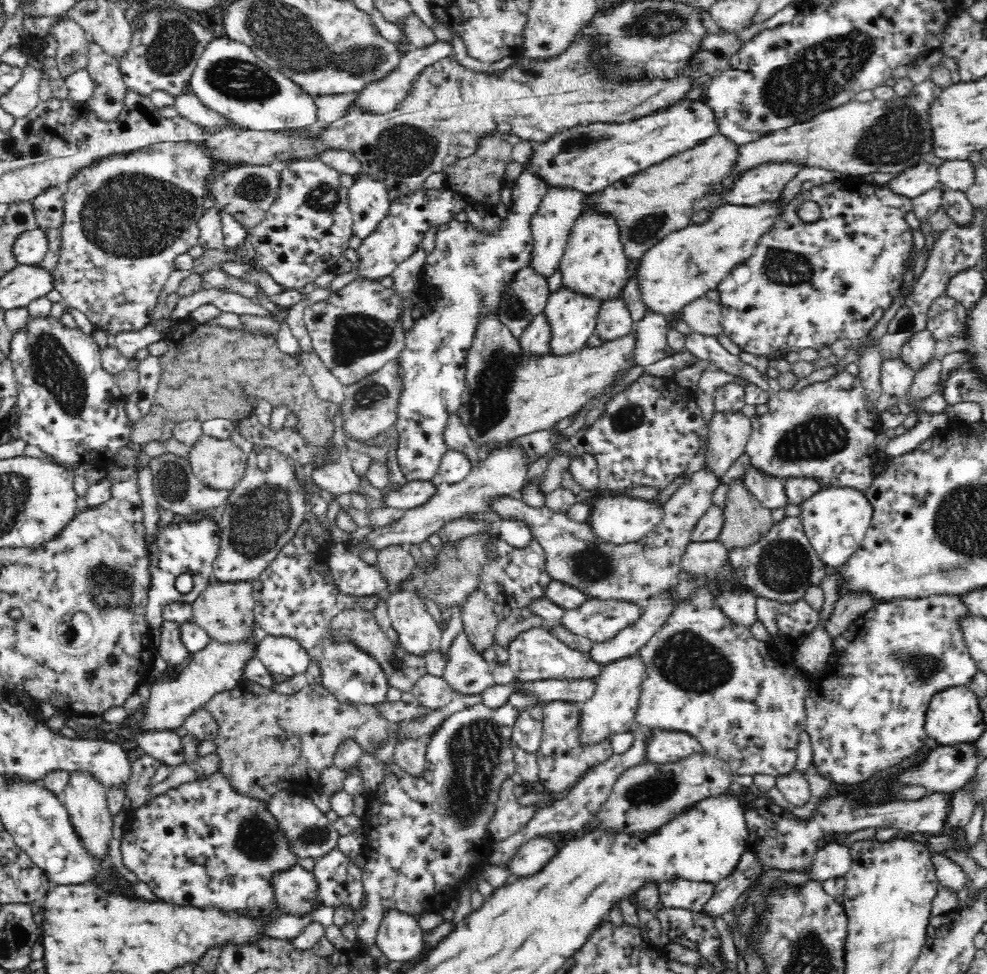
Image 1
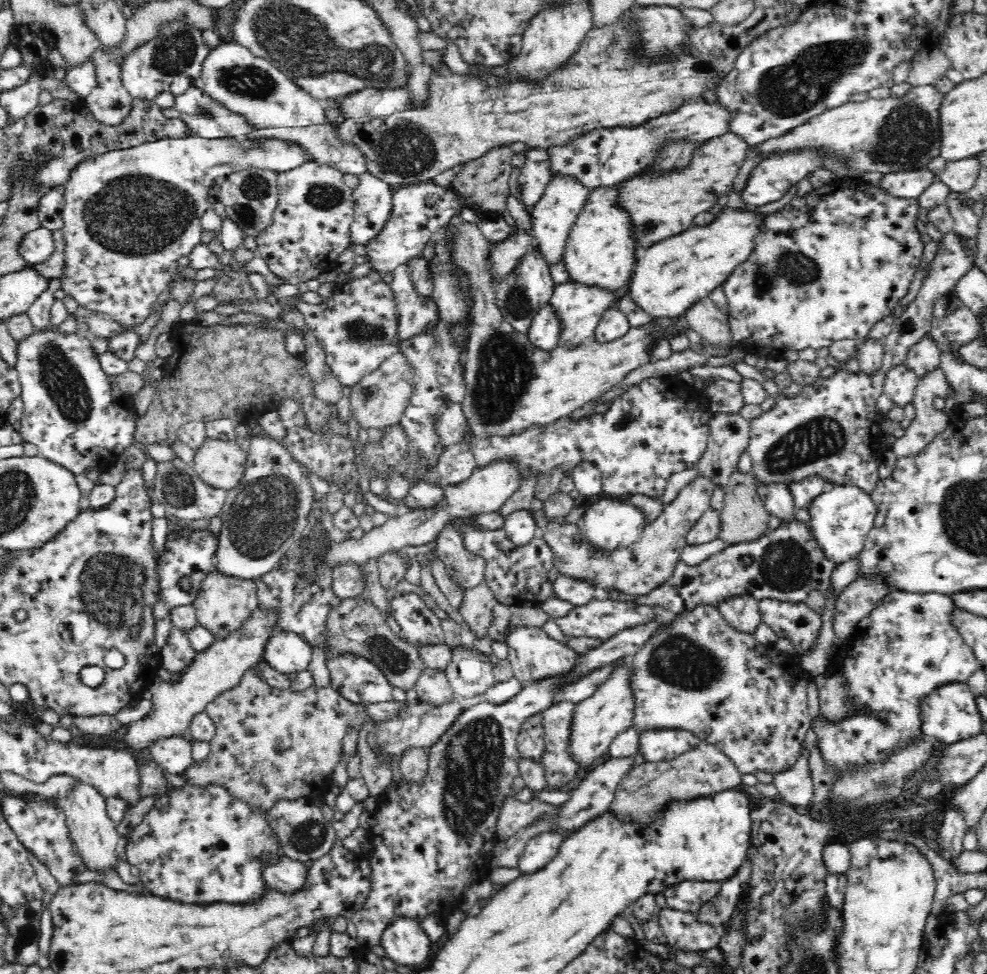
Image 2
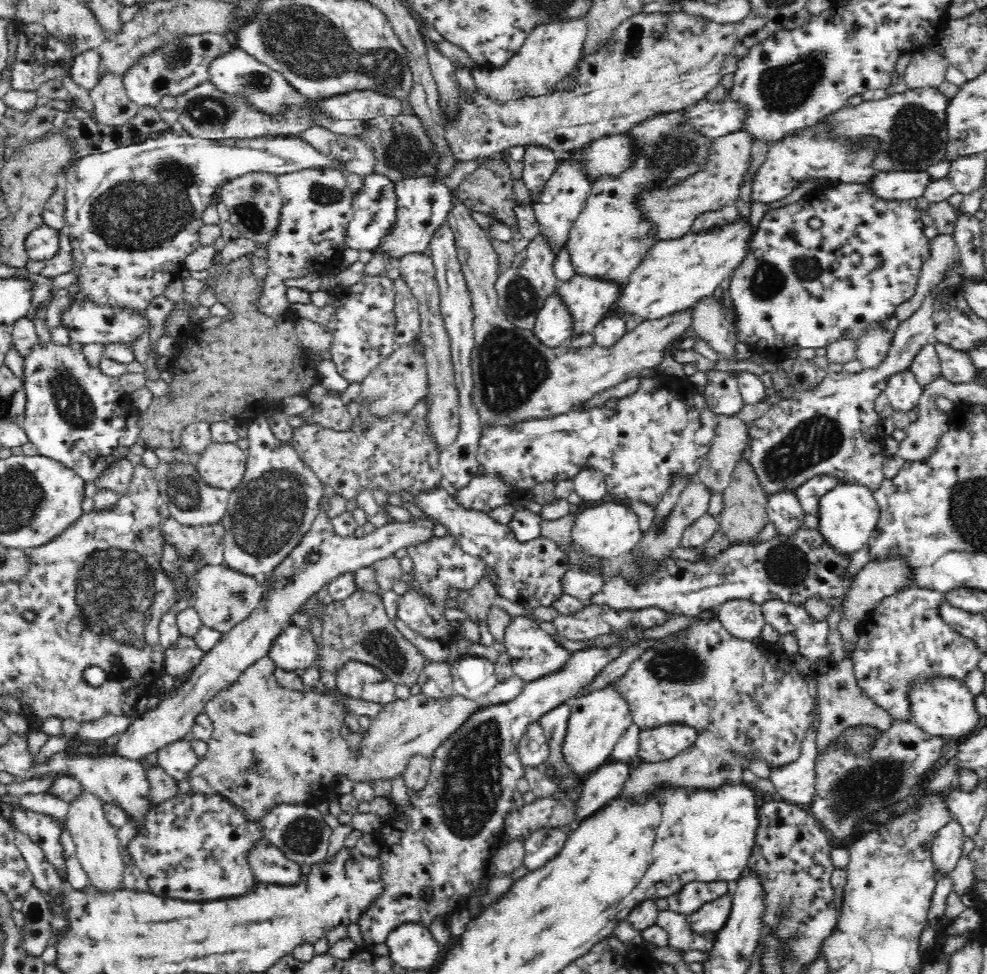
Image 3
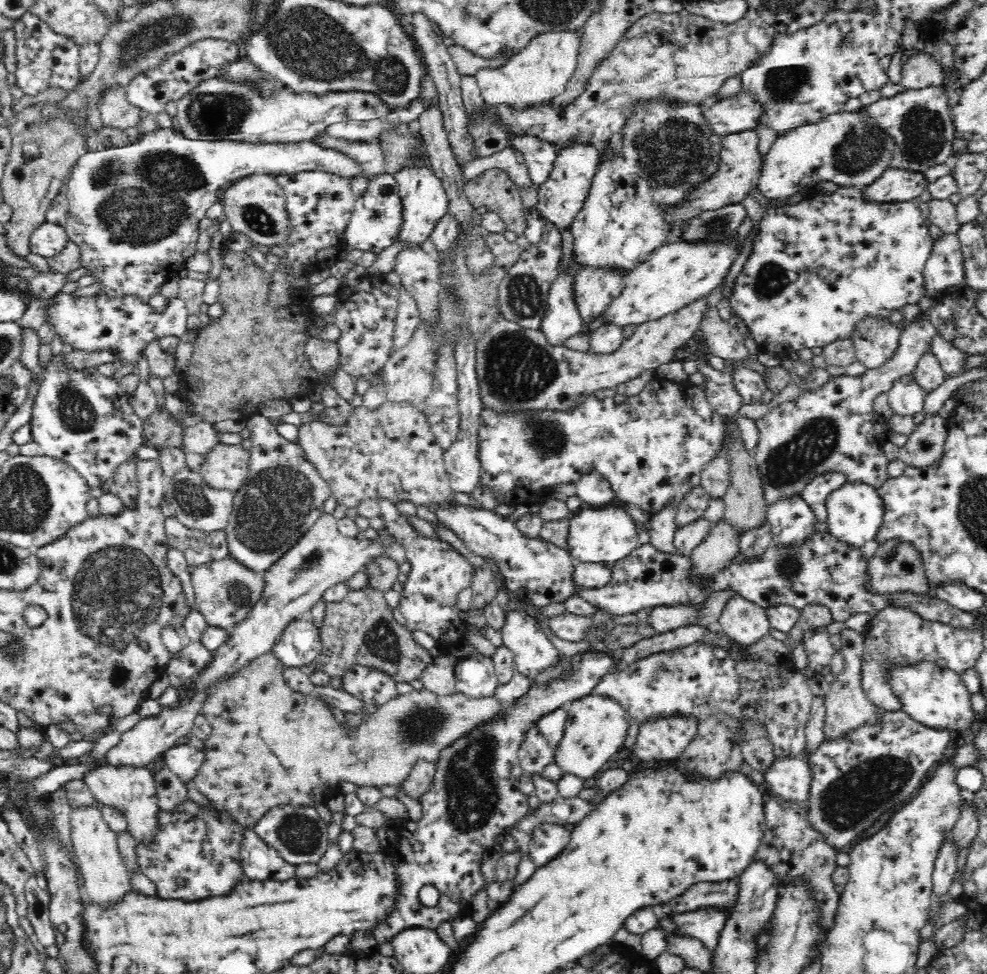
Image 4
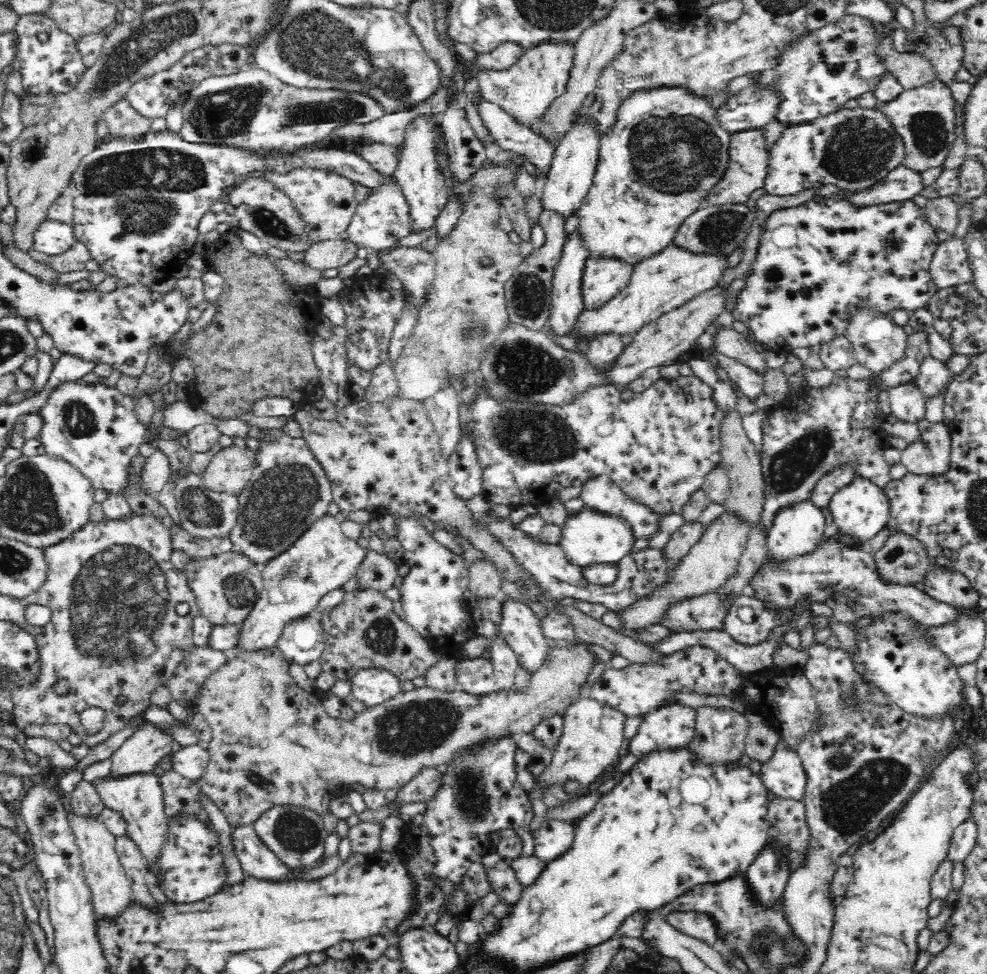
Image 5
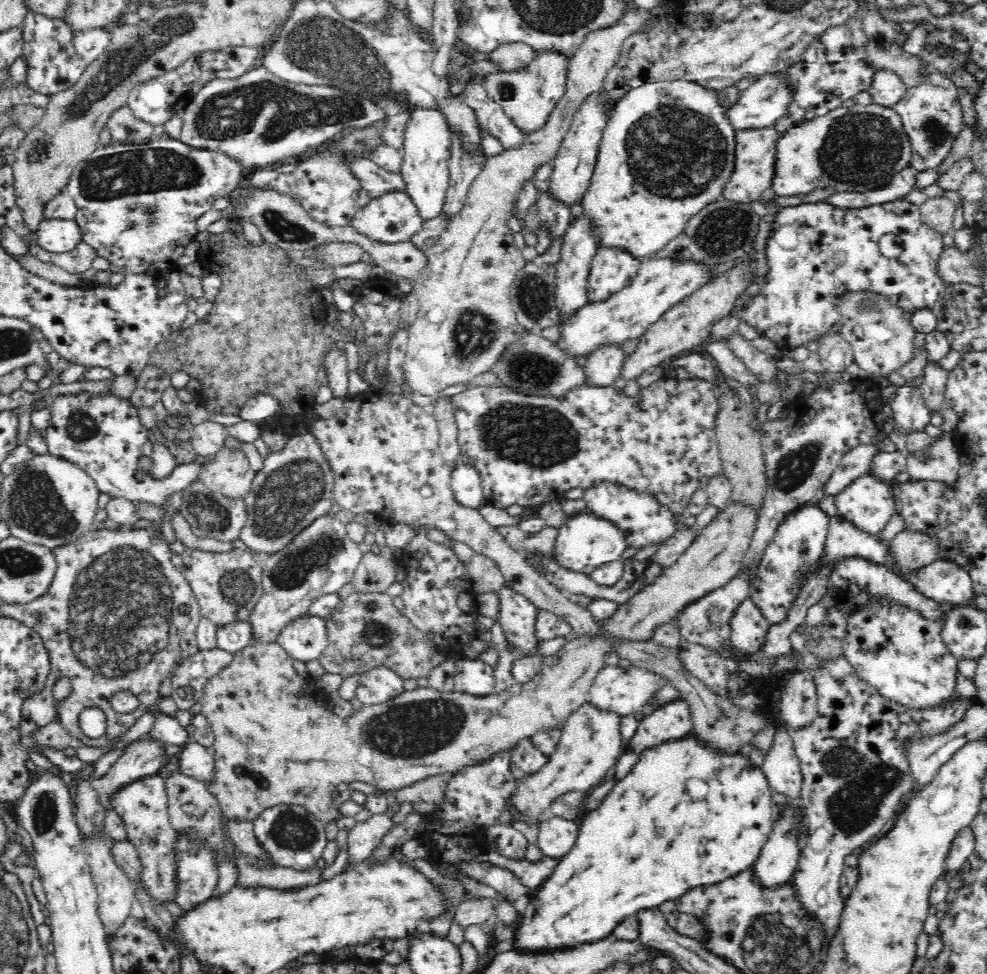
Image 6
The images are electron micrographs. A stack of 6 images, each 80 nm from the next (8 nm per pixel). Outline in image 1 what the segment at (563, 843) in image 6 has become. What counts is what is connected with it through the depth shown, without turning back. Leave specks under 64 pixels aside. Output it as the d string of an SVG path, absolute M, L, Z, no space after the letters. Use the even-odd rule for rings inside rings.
M552 836L537 837L524 843L507 866L516 878L530 877L543 870L548 861L555 858L558 850Z

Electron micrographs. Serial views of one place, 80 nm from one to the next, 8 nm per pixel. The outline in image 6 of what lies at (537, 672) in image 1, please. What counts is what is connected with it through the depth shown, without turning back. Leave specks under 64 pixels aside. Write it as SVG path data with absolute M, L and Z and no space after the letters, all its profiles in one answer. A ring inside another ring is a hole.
M504 585L498 592L499 618L502 630L510 644L518 647L519 656L538 653L535 639L536 616L539 608L526 595Z

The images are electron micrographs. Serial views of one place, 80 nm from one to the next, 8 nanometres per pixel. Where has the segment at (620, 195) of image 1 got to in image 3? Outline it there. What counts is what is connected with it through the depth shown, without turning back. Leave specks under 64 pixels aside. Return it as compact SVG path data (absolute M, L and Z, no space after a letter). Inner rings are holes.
M739 131L718 138L710 150L710 158L706 168L686 180L686 184L670 190L658 192L650 190L641 195L641 207L646 217L656 223L658 240L682 238L689 234L688 228L700 213L709 213L723 206L734 204L740 198L740 190L746 182L746 176L752 168L752 143L755 138L750 132Z

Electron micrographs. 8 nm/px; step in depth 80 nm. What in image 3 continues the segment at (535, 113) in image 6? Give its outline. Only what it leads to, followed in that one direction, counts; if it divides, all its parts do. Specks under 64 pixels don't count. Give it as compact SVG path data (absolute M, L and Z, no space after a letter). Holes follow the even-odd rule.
M583 18L574 21L552 22L538 26L528 34L526 42L518 54L509 58L499 67L478 66L471 70L476 86L491 101L510 102L522 98L545 97L554 94L558 86L570 77L581 60L582 47L587 35L587 26Z

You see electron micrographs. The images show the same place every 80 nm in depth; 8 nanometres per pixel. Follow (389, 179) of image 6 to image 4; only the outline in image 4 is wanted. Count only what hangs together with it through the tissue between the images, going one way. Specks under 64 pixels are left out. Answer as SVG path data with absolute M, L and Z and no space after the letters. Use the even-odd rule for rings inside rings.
M159 128L156 131L141 134L136 142L131 142L120 147L102 147L100 150L88 151L84 156L78 158L78 162L72 166L68 182L64 186L64 193L67 196L70 207L69 221L65 226L66 233L68 233L68 237L70 237L72 242L80 245L81 266L88 270L88 274L94 275L96 283L102 288L103 294L120 295L120 297L125 294L136 294L140 295L144 301L148 301L150 296L159 292L158 287L161 284L164 284L164 282L172 278L177 278L178 272L185 268L186 260L196 254L196 241L198 240L198 234L200 232L198 224L200 220L206 216L206 210L215 202L220 202L222 190L228 188L229 185L232 185L239 179L254 174L286 176L302 171L322 171L336 174L346 179L360 176L360 178L364 178L366 182L370 182L373 178L370 173L364 171L362 163L358 163L358 161L348 155L348 153L344 154L342 151L334 148L324 148L322 145L318 145L312 141L305 141L294 145L249 144L233 141L192 141L184 138L179 130Z

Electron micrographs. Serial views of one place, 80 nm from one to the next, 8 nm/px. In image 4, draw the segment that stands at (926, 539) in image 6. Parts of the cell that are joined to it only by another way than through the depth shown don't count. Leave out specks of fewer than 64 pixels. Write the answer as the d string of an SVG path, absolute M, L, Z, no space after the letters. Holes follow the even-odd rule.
M898 537L882 542L868 562L868 583L872 591L889 593L894 591L914 591L930 593L930 581L920 551L908 540Z

